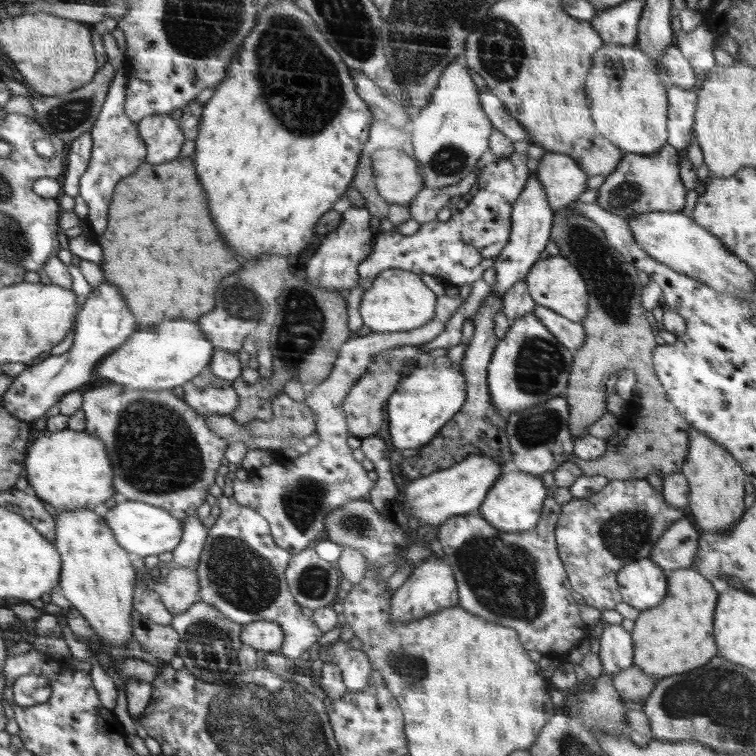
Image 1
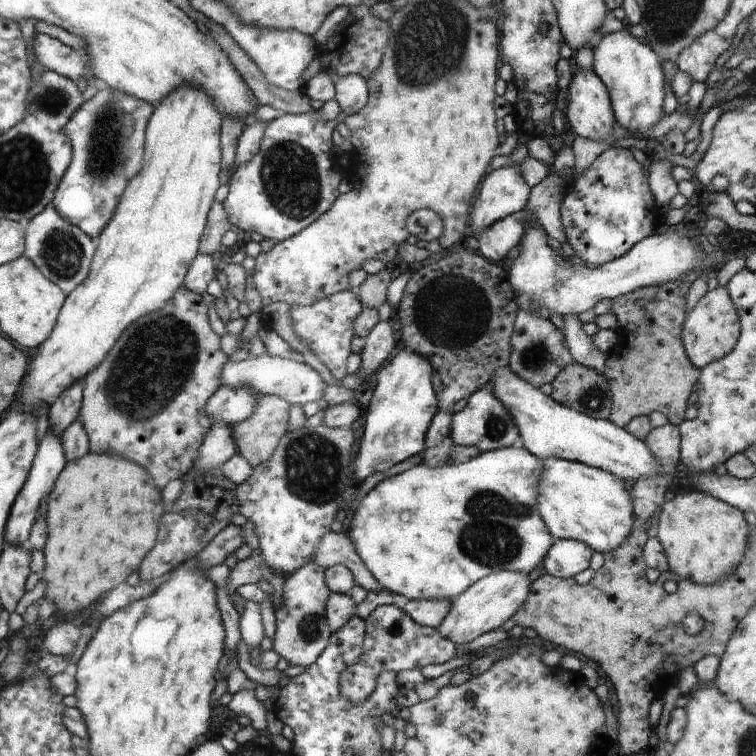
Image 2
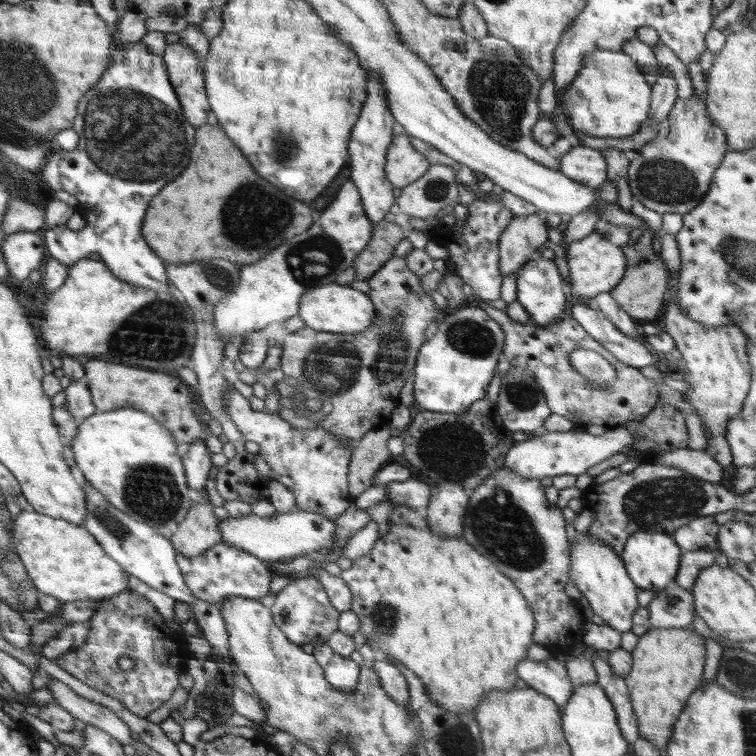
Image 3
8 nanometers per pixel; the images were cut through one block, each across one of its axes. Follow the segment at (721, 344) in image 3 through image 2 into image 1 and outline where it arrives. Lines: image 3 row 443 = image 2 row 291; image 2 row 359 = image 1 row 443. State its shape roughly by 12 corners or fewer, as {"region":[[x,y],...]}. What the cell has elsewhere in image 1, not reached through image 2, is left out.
{"region":[[688,427],[681,473],[690,515],[727,533],[744,514],[747,474],[726,447]]}

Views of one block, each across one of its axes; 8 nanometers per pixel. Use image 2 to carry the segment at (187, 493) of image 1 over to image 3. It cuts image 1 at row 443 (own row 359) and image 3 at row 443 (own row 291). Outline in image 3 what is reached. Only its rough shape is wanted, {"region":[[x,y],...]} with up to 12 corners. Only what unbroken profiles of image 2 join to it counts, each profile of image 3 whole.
{"region":[[86,359],[100,412],[140,408],[180,453],[200,436],[190,390],[174,374]]}

